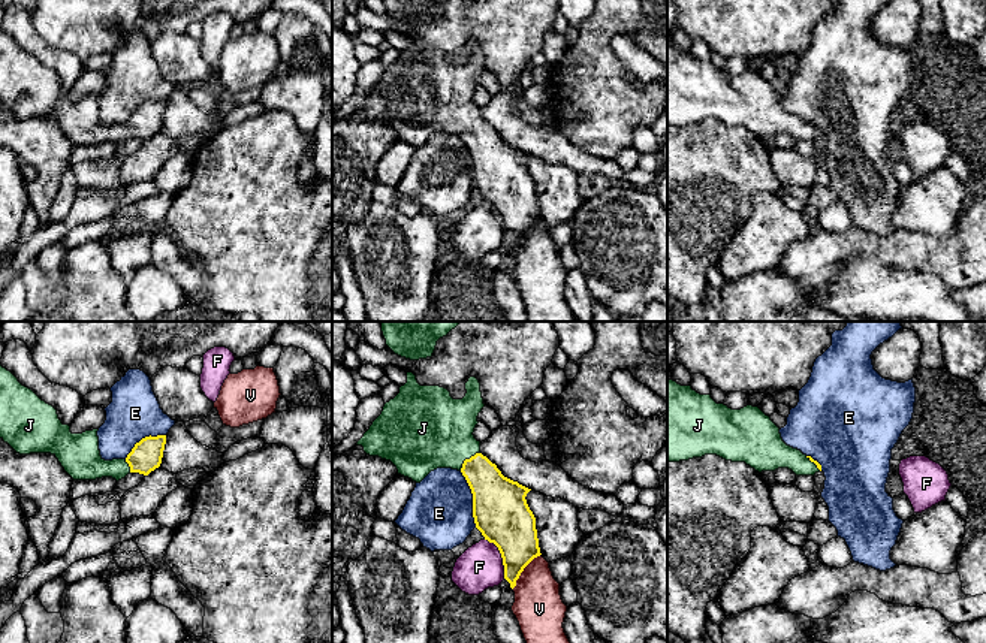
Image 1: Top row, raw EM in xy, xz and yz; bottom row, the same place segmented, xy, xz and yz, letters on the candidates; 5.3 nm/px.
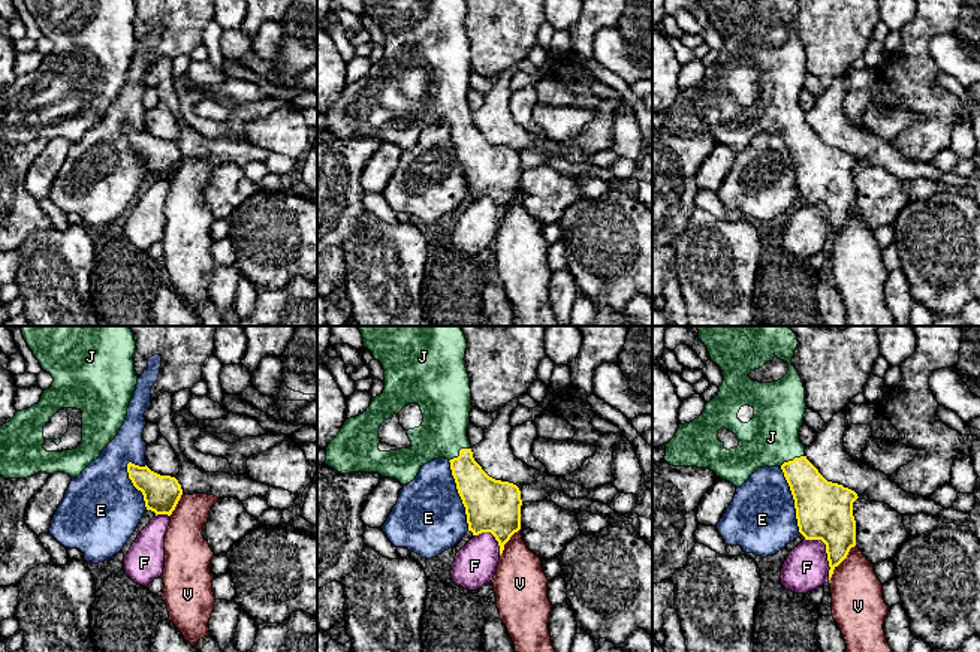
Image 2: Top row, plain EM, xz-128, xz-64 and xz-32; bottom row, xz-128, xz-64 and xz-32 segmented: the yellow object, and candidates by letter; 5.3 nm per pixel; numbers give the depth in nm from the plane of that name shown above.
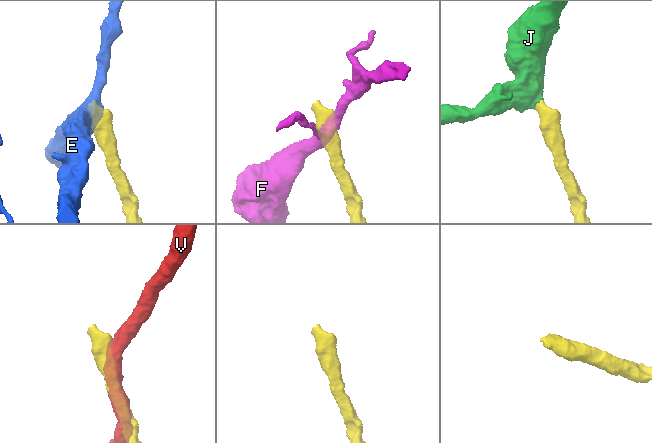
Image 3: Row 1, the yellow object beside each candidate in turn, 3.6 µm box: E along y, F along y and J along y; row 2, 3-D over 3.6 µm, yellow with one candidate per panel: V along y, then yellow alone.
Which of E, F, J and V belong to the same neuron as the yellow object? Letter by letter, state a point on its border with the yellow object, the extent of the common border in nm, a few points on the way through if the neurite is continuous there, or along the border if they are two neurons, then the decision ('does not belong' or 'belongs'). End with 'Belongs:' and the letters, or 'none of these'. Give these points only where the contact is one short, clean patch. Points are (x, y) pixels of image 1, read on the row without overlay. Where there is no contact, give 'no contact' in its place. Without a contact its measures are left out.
E: xz (473, 165) | 320 nm | does not belong
F: xz (501, 222) | 240 nm | along xz (484, 204), (497, 213), (504, 242) | does not belong
J: xz (467, 124) | 150 nm | across xz (494, 162), (485, 144), (467, 124), (431, 94) | belongs
V: xz (522, 235) | 240 nm | does not belong
Belongs: J

